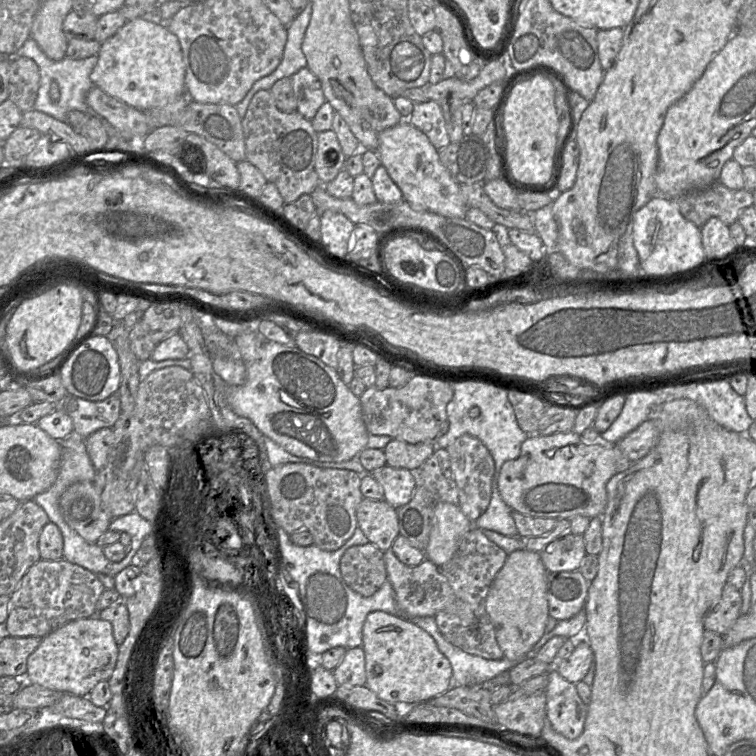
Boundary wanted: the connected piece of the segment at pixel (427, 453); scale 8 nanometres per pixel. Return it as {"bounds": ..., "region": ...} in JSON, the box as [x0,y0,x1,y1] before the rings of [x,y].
{"bounds":[384,438,436,470],"region":[[[393,438],[384,448],[386,465],[415,470],[432,456],[436,448],[434,442],[410,444]]]}

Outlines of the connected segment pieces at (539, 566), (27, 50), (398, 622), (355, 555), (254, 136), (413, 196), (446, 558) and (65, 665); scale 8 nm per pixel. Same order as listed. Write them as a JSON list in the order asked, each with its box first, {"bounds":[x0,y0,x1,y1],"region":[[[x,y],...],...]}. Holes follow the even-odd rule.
[{"bounds":[485,548,549,662],"region":[[[526,548],[510,553],[496,574],[486,596],[485,609],[505,658],[521,662],[545,633],[549,618],[546,596],[547,570],[540,554]]]},{"bounds":[15,38,100,122],"region":[[[28,38],[22,47],[17,51],[15,56],[27,57],[34,60],[40,69],[40,86],[34,105],[35,110],[43,112],[62,122],[66,122],[66,115],[72,110],[79,110],[90,115],[91,117],[100,117],[86,103],[87,93],[92,87],[95,86],[90,78],[90,75],[98,62],[97,55],[80,60],[64,57],[62,60],[54,61],[45,55],[38,43],[33,38]],[[52,82],[57,82],[59,86],[60,98],[57,102],[52,101],[49,95]]]},{"bounds":[361,612,453,707],"region":[[[370,612],[363,624],[361,647],[365,656],[365,686],[397,707],[428,702],[453,685],[451,665],[434,639],[401,615]]]},{"bounds":[339,542,387,597],"region":[[[370,542],[347,549],[339,567],[348,587],[363,597],[376,593],[387,578],[384,552]]]},{"bounds":[242,90,321,204],"region":[[[259,90],[249,103],[242,119],[246,161],[253,164],[267,182],[276,185],[285,204],[295,202],[321,185],[315,169],[318,133],[312,122],[298,111],[285,113],[276,106],[271,90]]]},{"bounds":[377,120,469,218],"region":[[[408,120],[379,134],[377,153],[391,179],[399,187],[403,199],[417,211],[428,211],[445,217],[465,218],[469,207],[461,185],[441,163],[439,151],[428,137]]]},{"bounds":[424,502,473,567],"region":[[[437,502],[429,542],[424,550],[426,558],[437,567],[449,562],[461,538],[473,529],[473,523],[465,516],[459,505]]]},{"bounds":[25,614,118,696],"region":[[[98,614],[69,621],[43,637],[40,645],[29,655],[25,681],[76,696],[88,696],[98,682],[111,677],[118,646],[112,624],[99,618]]]}]

